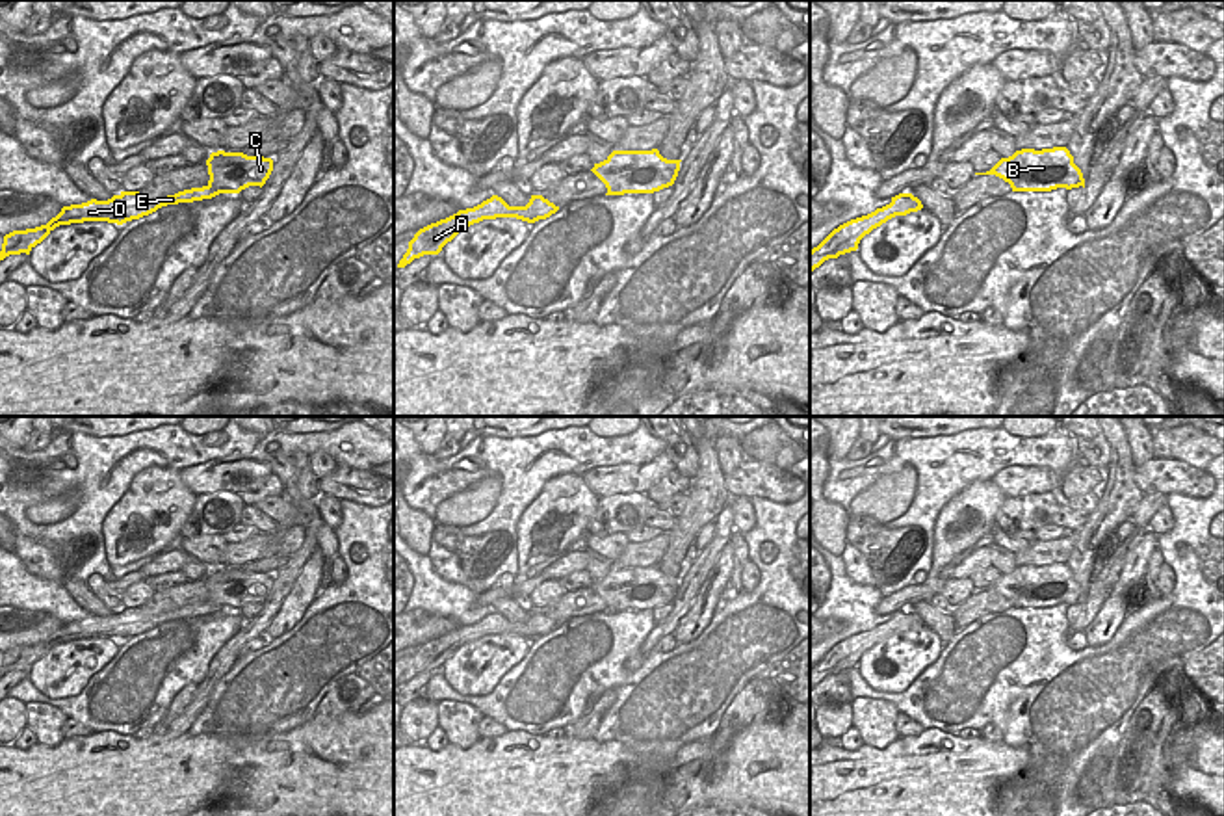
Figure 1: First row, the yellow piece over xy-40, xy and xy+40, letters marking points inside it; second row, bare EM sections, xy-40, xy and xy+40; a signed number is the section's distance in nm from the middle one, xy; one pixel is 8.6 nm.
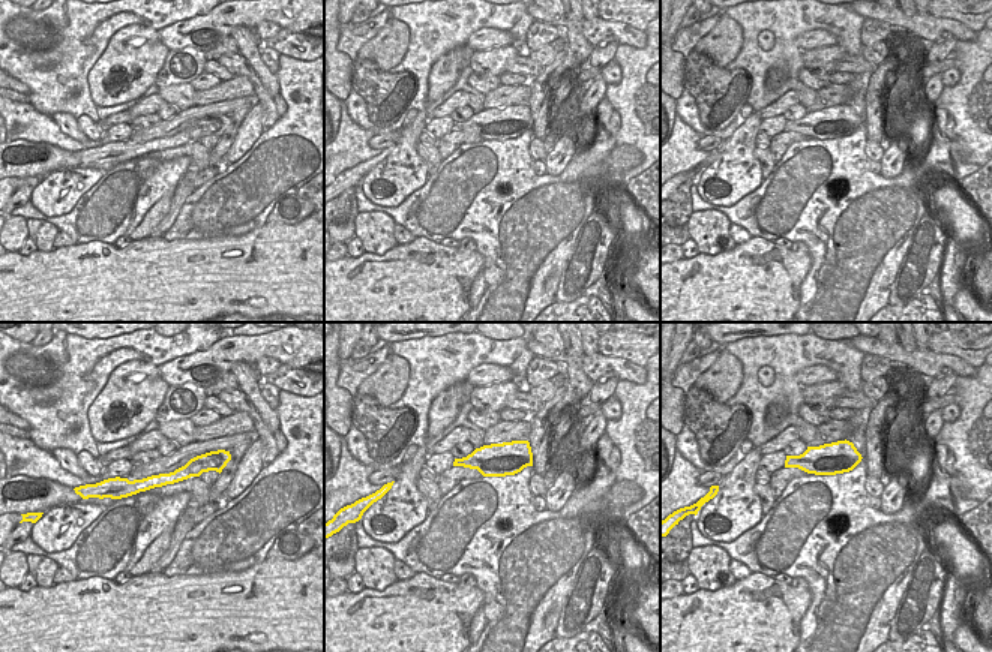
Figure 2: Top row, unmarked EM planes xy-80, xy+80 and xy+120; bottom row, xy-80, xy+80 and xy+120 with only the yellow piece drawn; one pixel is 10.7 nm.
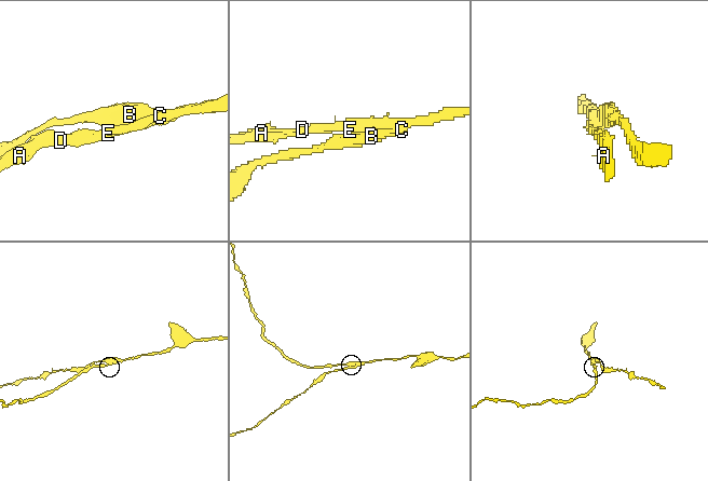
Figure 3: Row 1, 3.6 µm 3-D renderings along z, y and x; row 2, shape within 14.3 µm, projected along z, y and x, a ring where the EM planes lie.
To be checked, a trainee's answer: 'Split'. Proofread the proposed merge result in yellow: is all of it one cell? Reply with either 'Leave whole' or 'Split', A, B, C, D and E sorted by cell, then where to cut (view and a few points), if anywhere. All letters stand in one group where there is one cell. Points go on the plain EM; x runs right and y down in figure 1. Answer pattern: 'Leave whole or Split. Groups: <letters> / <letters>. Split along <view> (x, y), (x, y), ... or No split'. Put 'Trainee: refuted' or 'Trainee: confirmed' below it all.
Split. Groups: A C D E / B. Split along xy (656, 565), (652, 586), (636, 595), (628, 608)
Trainee: confirmed

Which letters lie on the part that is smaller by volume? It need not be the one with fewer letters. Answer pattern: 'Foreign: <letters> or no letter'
Foreign: B

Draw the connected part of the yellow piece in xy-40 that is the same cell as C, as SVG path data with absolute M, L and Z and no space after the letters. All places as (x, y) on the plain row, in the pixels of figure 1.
M241 573L236 578L236 589L225 597L214 599L212 602L191 604L178 608L175 612L149 615L139 608L121 608L108 617L91 615L82 621L63 623L61 628L52 634L46 641L13 647L4 652L0 677L9 671L20 671L41 660L56 643L84 639L84 638L108 638L123 641L132 636L139 636L156 628L167 621L193 619L202 615L212 615L219 610L240 610L249 602L264 602L273 587L273 576L264 573Z

